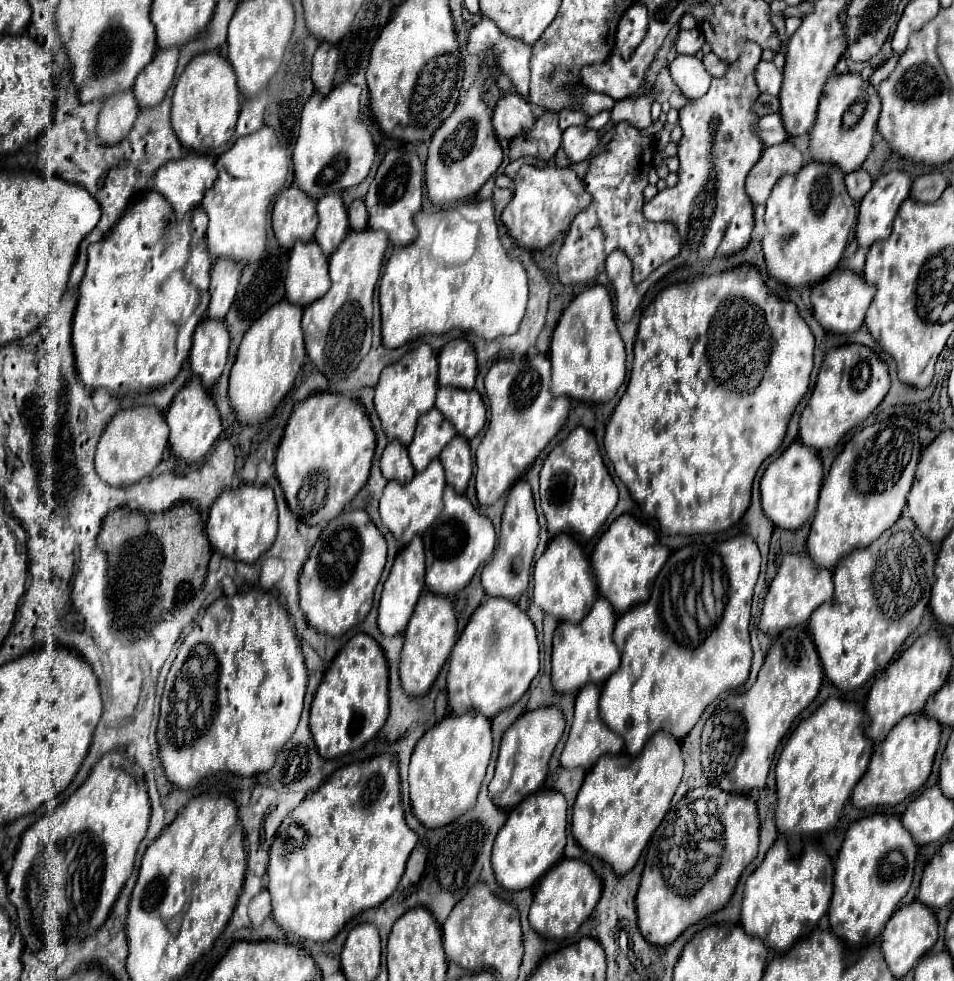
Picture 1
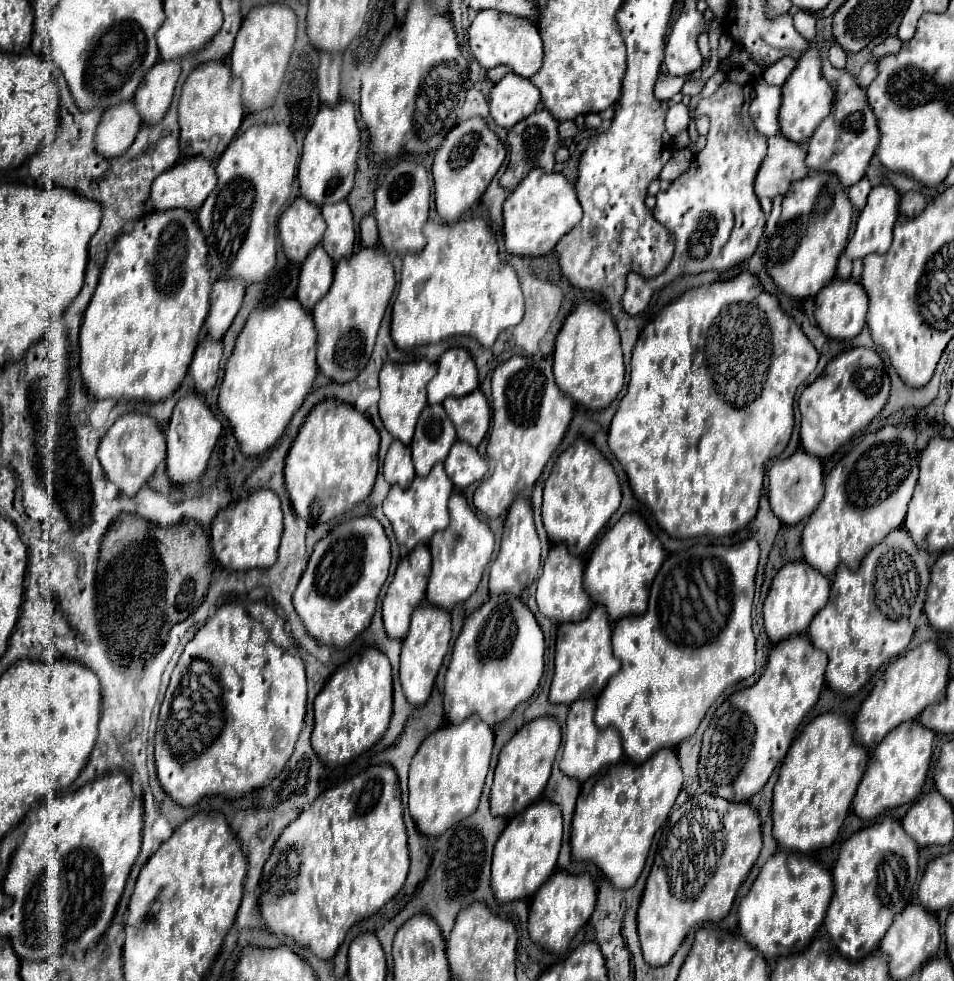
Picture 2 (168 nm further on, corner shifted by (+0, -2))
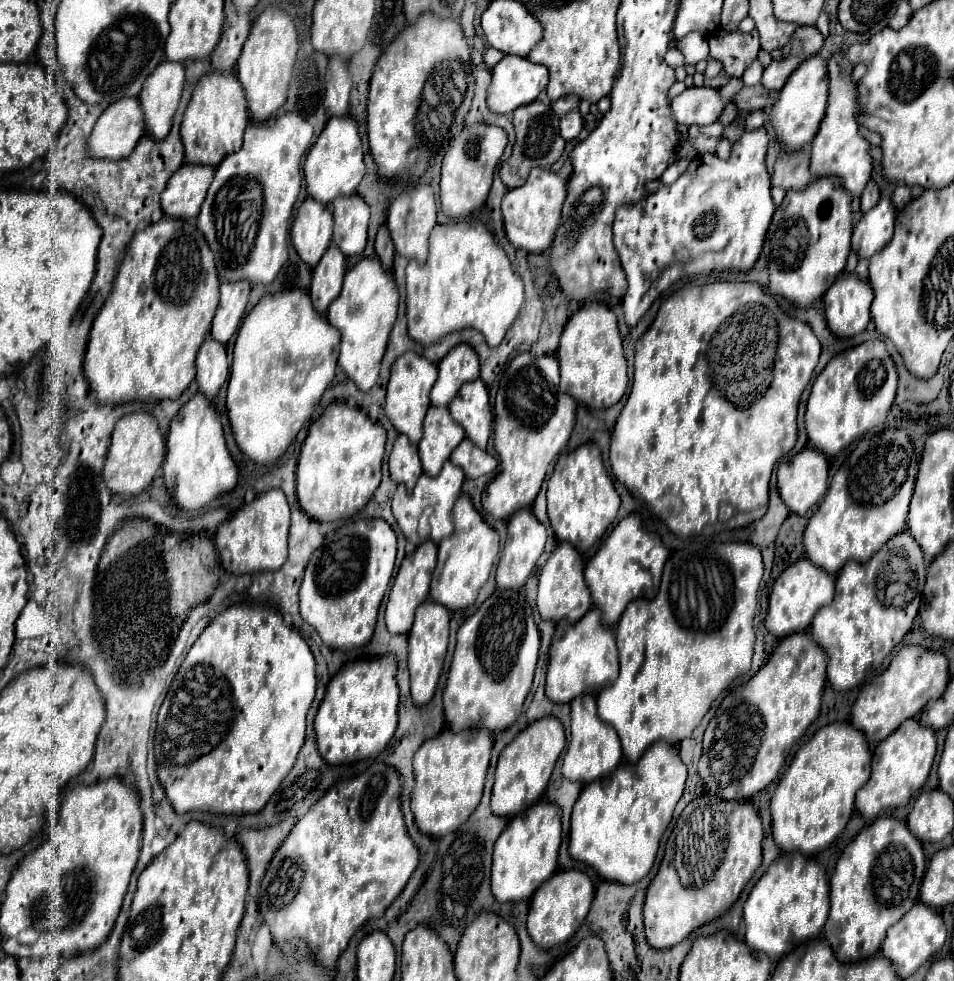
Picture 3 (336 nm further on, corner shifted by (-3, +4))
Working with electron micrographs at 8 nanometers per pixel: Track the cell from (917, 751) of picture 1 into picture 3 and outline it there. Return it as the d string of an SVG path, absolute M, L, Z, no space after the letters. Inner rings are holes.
M916 719L904 721L890 737L886 737L872 757L872 773L868 783L856 793L856 811L864 817L876 817L884 809L902 807L926 783L936 755L936 737L930 727L922 727Z

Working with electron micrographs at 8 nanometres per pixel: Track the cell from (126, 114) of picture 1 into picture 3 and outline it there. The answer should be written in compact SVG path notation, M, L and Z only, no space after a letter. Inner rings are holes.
M138 99L114 101L96 121L88 149L96 159L124 159L144 135L144 113Z

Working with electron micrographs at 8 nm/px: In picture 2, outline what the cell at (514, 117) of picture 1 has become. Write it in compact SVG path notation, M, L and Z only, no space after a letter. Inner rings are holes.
M507 73L491 89L491 117L499 127L511 129L515 123L519 123L535 111L539 97L541 95L531 79L521 79L521 75Z

